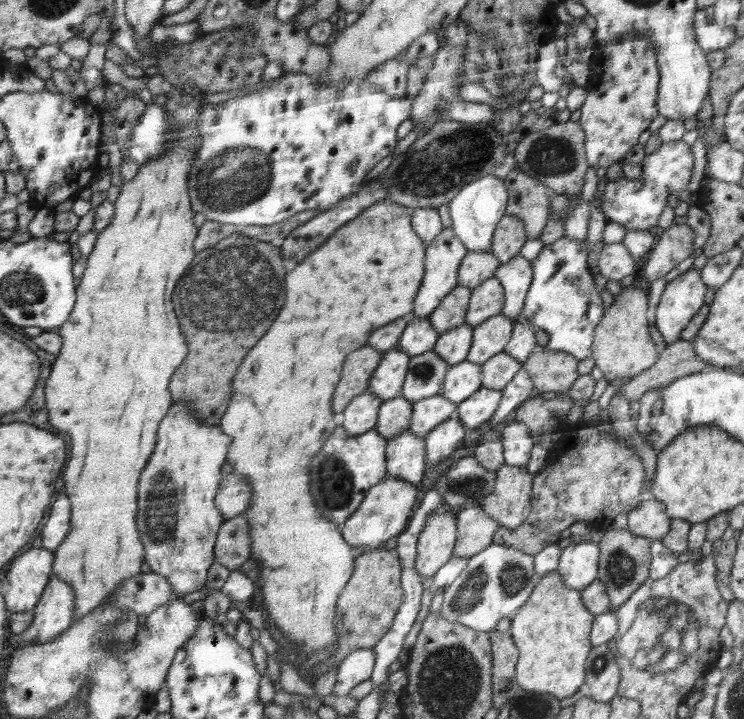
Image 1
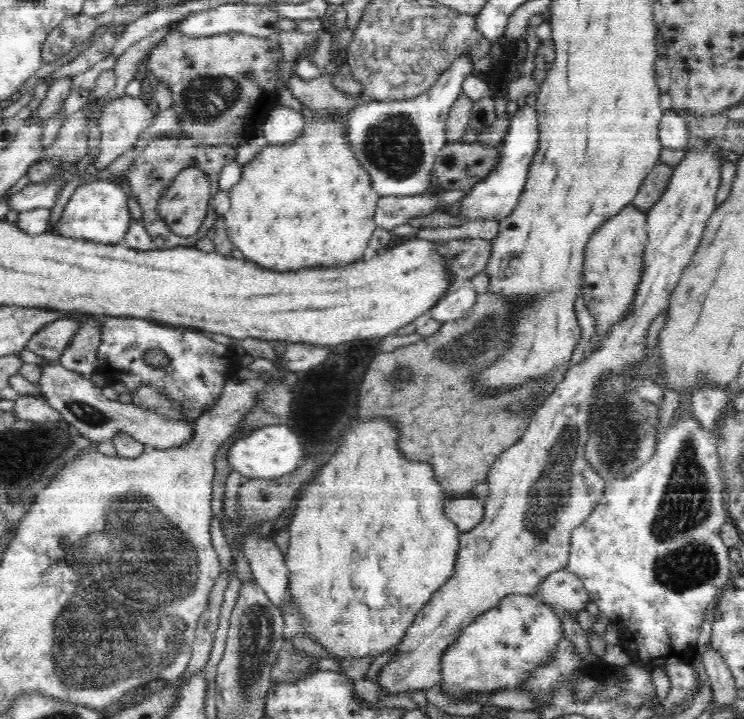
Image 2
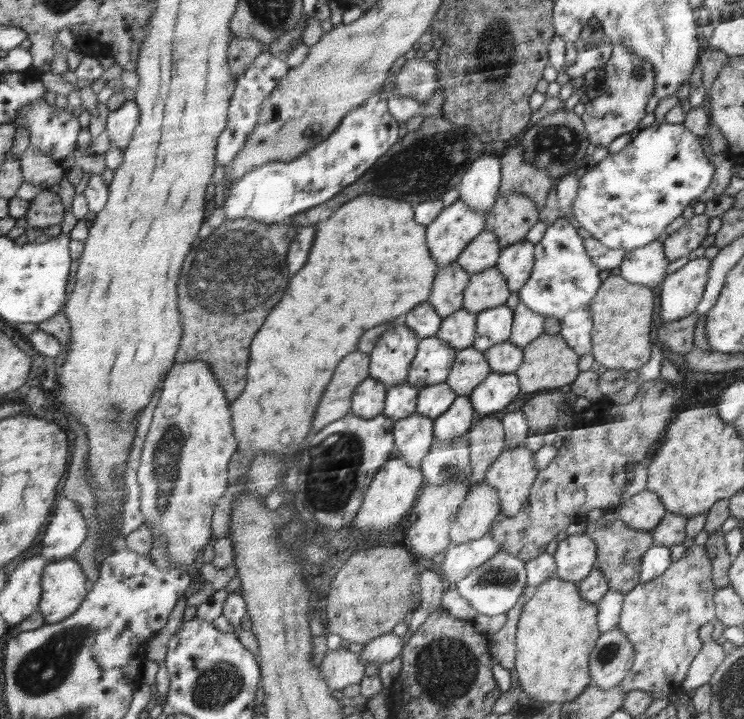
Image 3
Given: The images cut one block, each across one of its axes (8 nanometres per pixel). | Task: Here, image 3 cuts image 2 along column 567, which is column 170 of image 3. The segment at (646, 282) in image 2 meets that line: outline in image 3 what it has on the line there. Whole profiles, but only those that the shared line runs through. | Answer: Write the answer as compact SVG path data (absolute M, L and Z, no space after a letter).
M204 362L176 364L172 380L162 383L164 388L160 392L158 408L154 410L150 430L146 434L136 478L140 488L143 523L151 528L153 536L166 540L168 560L174 567L180 568L190 566L200 559L204 546L212 538L212 512L228 486L228 464L232 454L238 450L239 442L232 436L233 429L230 428L230 402L226 400L226 394Z

